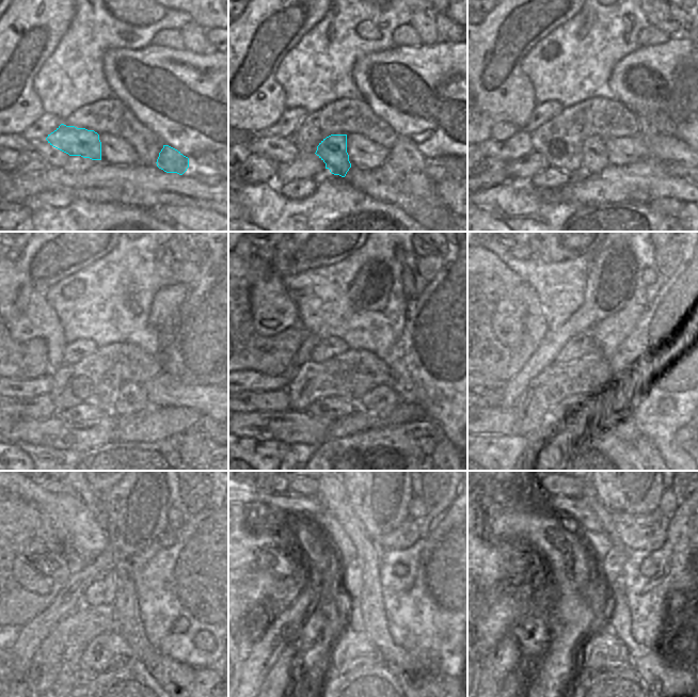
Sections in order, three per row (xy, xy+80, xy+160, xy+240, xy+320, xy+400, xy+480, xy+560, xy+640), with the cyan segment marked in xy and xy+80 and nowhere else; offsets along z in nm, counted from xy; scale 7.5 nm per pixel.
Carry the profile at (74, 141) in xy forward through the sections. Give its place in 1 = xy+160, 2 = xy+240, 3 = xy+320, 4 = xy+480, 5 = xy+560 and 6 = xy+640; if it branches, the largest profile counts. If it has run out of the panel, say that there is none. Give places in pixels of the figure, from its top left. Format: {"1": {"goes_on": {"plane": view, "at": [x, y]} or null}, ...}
{"1": {"goes_on": {"plane": "xy+160", "at": [595, 159]}}, "2": {"goes_on": {"plane": "xy+240", "at": [131, 398]}}, "3": {"goes_on": {"plane": "xy+320", "at": [383, 399]}}, "4": {"goes_on": {"plane": "xy+480", "at": [196, 687]}}, "5": {"goes_on": {"plane": "xy+560", "at": [426, 687]}}, "6": {"goes_on": {"plane": "xy+640", "at": [670, 687]}}}

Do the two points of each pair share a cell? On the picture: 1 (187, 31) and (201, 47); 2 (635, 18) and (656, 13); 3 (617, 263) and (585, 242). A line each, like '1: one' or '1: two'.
1: one
2: two
3: two

